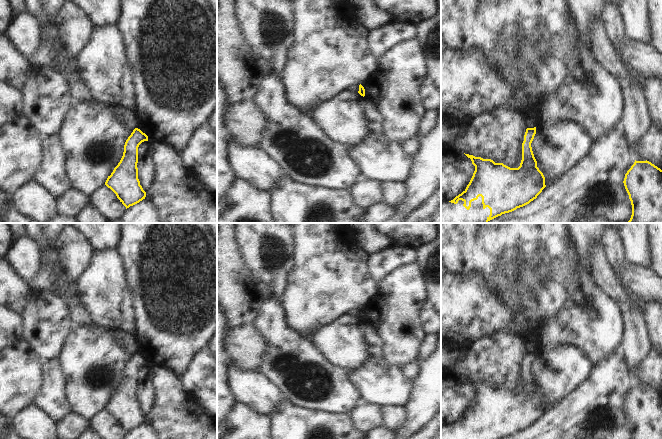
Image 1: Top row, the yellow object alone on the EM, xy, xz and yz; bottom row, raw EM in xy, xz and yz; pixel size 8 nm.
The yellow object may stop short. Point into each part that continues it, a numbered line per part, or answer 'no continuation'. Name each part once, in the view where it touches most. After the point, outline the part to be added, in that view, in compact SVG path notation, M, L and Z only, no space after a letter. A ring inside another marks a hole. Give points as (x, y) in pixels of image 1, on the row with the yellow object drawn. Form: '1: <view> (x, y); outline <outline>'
1: yz (450, 213); outline M481 196L471 202L469 210L463 204L462 200L457 204L449 201L441 203L441 223L486 223L490 209L483 208Z

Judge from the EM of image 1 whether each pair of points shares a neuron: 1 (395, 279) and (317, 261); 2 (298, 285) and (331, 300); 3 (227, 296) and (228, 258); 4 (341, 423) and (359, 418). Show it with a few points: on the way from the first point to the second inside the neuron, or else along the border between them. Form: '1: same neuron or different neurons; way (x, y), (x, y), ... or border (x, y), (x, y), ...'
1: different neurons; border (377, 281), (377, 291), (367, 303)
2: same neuron; way (306, 285), (316, 285), (323, 292)
3: same neuron; way (227, 287), (227, 267)
4: different neurons; border (348, 414), (351, 424), (355, 428)

